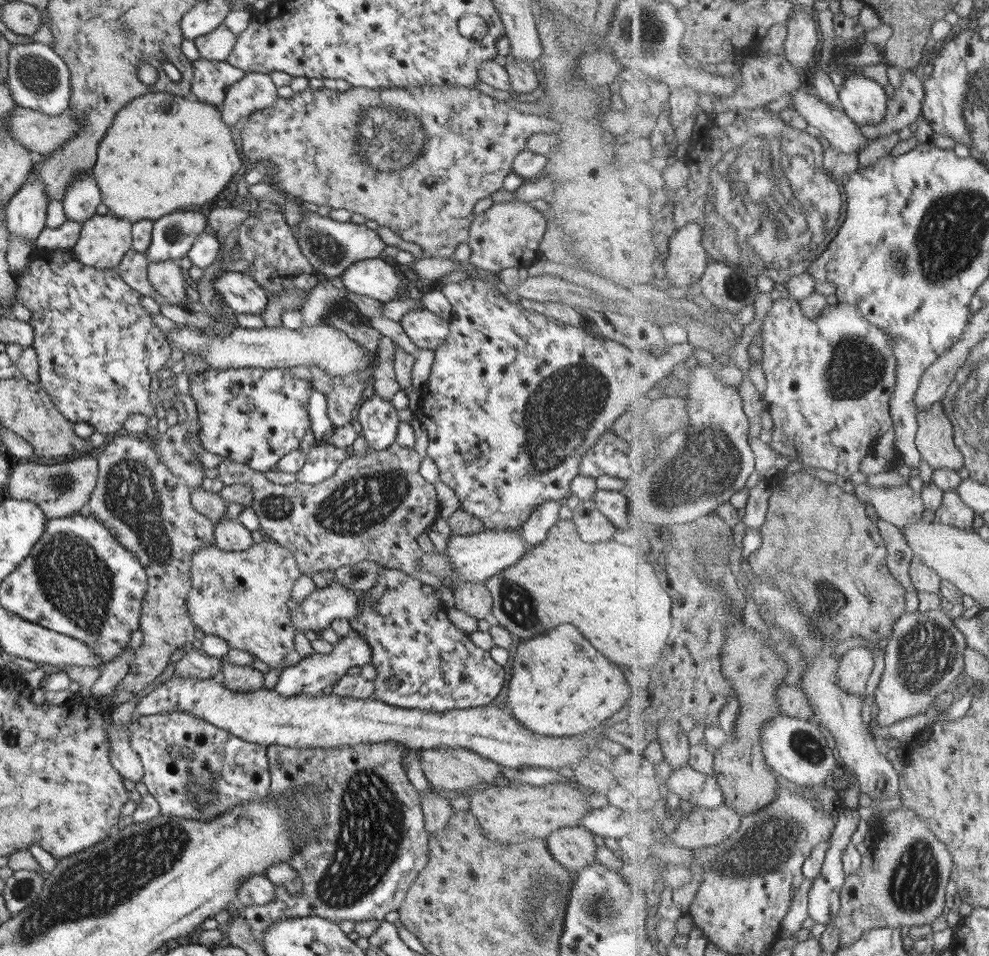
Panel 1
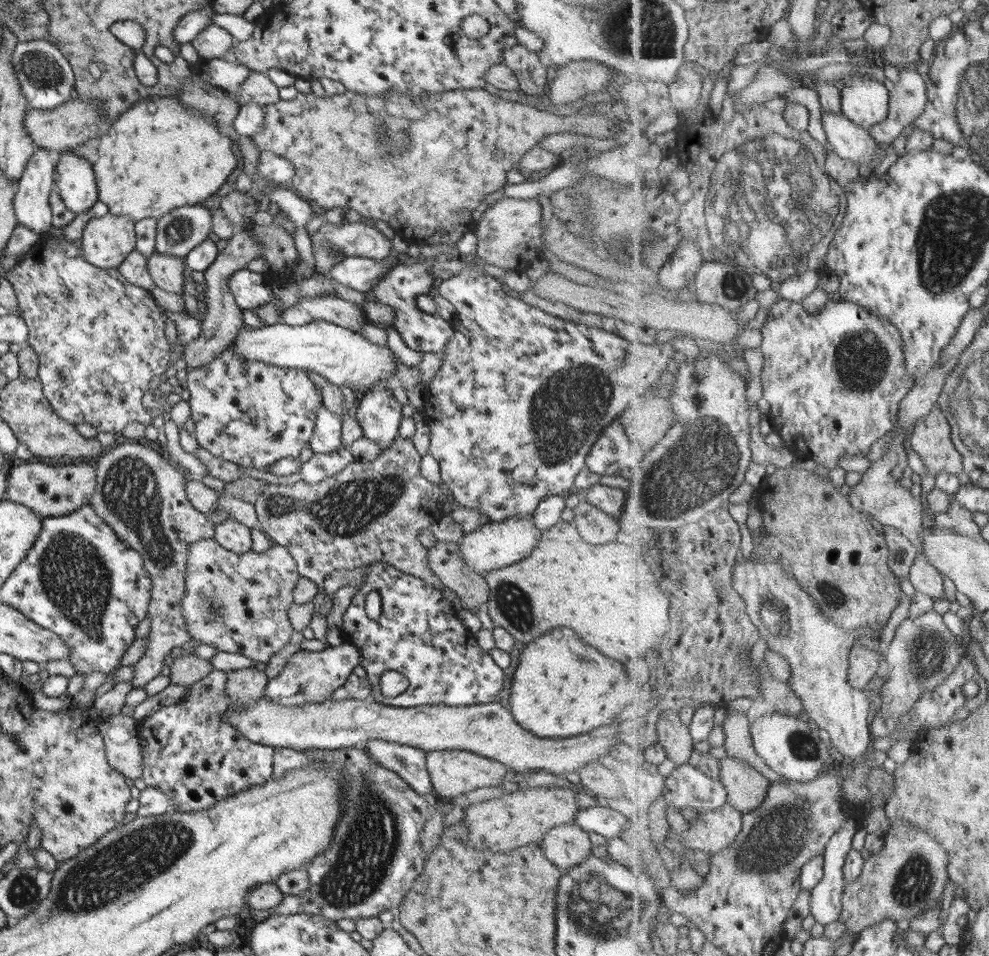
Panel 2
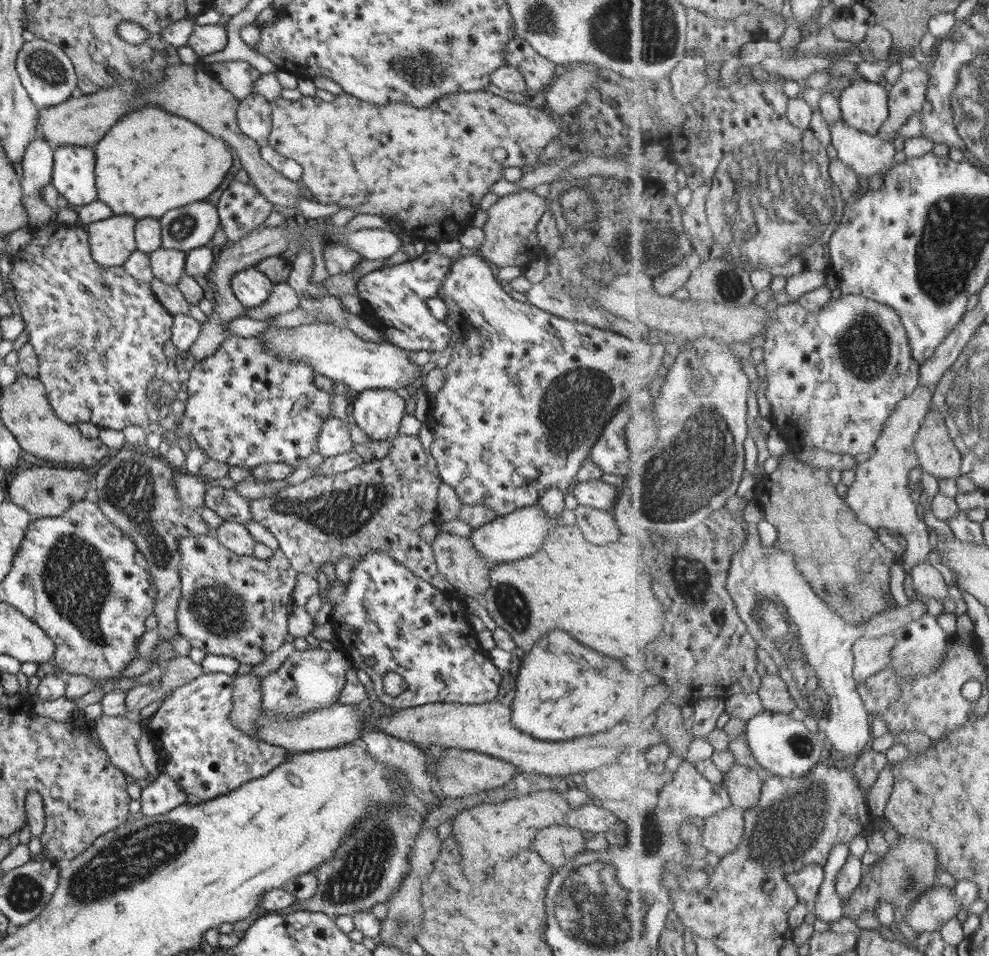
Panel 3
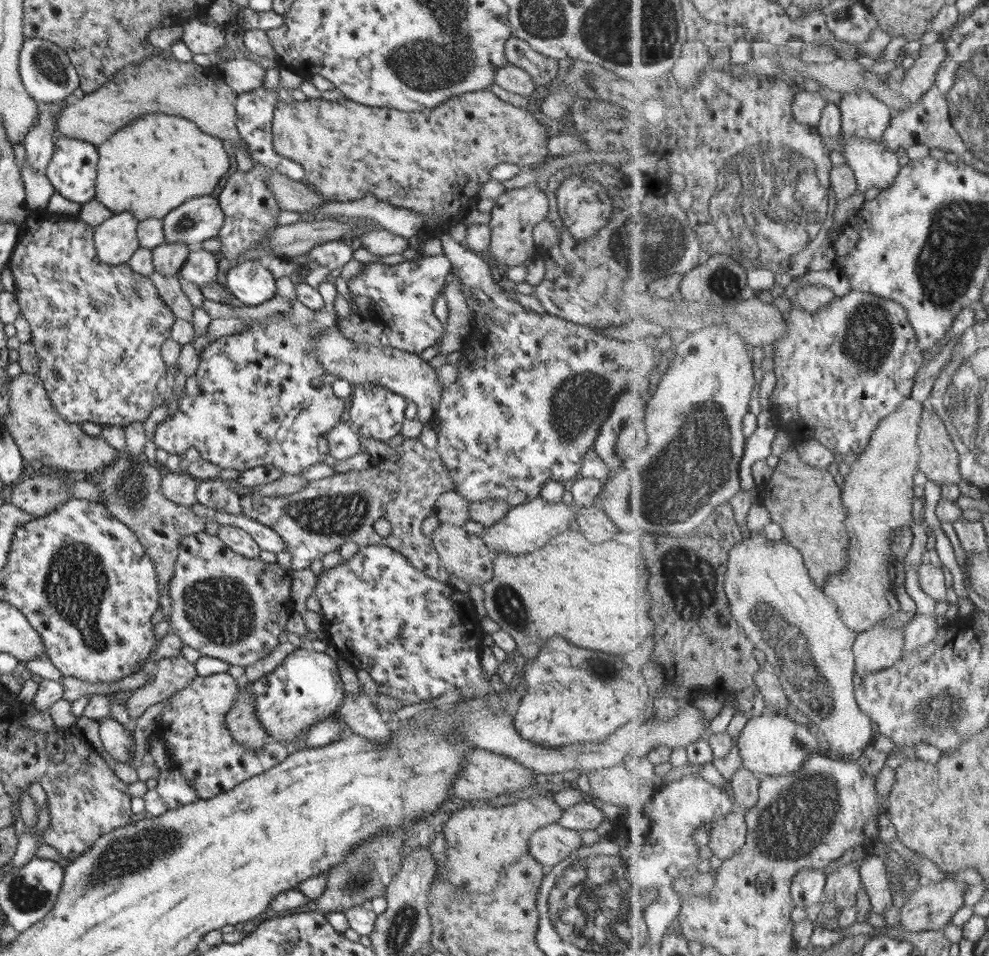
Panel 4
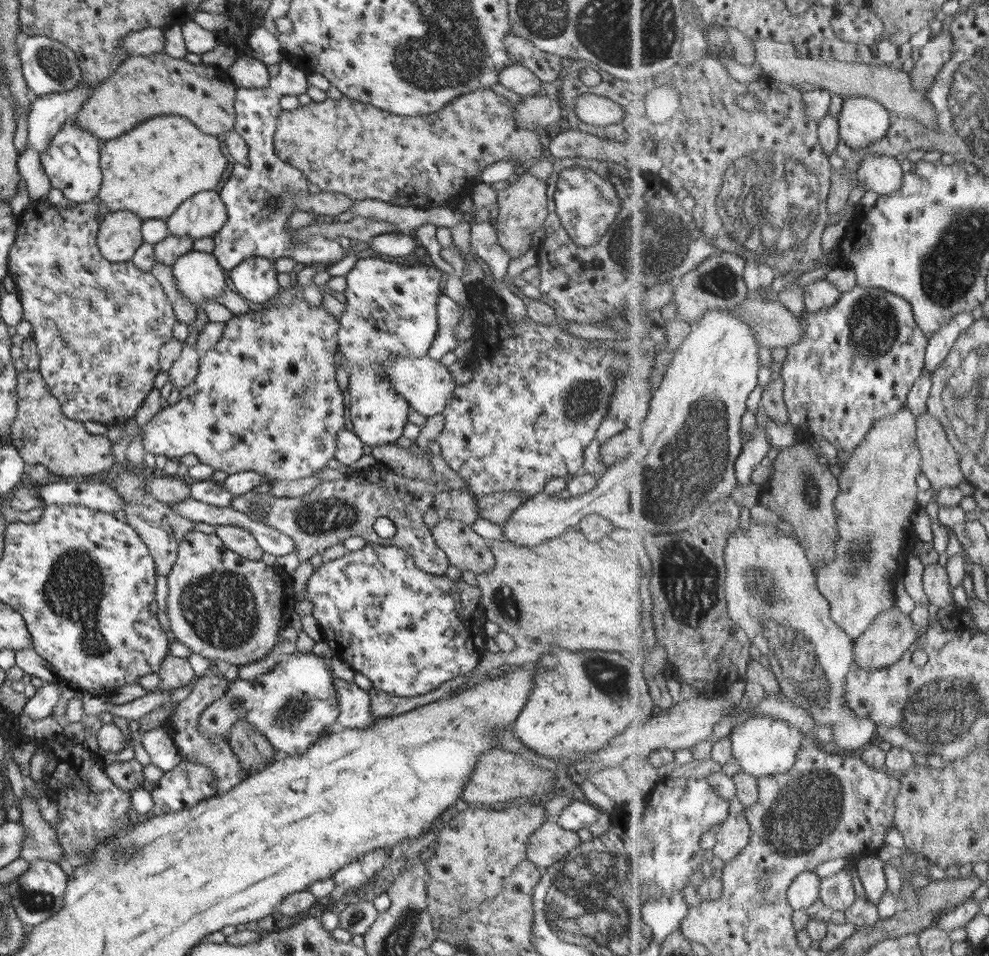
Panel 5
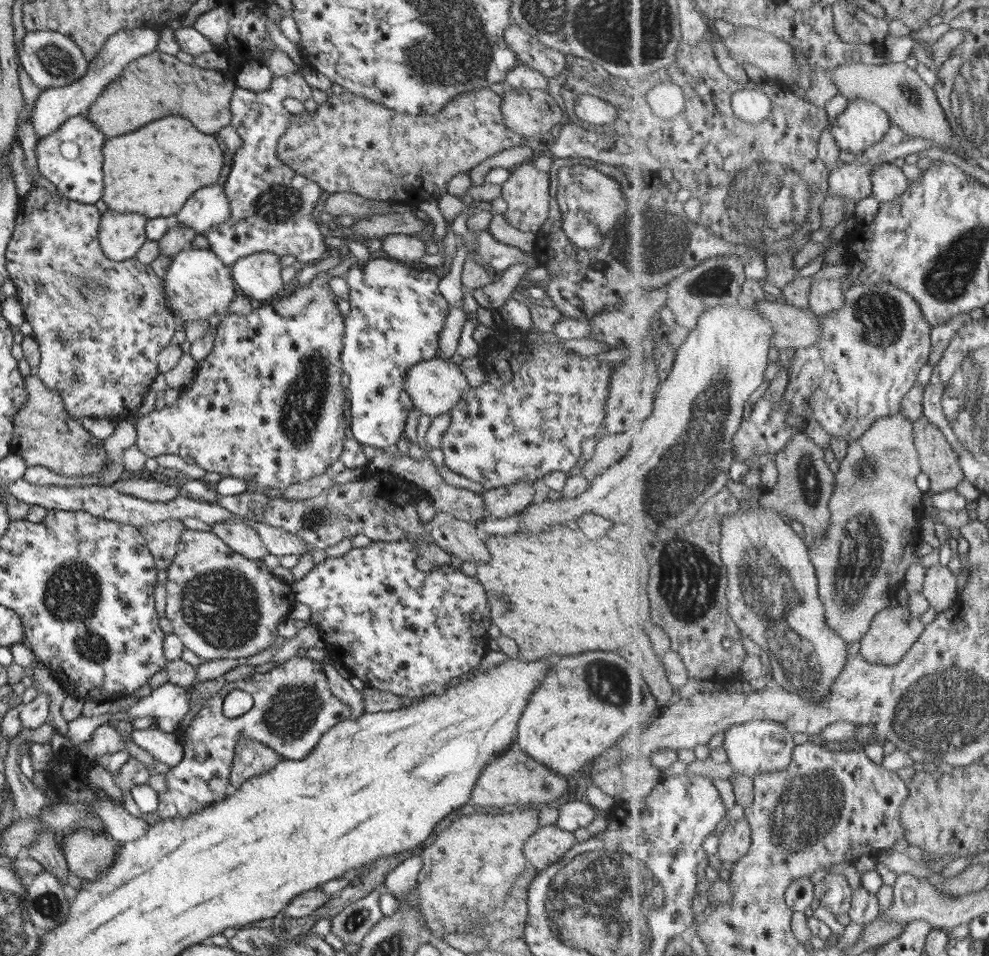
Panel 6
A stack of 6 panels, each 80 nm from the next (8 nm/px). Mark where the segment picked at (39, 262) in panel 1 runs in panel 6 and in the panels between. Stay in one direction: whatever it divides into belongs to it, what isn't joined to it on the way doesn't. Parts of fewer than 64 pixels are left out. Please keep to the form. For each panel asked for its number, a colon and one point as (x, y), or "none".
2: (99, 339)
3: (98, 333)
4: (97, 329)
5: (98, 325)
6: (99, 324)

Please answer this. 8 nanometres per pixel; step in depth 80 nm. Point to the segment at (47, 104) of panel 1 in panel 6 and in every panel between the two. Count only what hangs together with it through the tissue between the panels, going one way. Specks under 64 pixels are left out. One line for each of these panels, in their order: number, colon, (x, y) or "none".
2: (45, 79)
3: (45, 73)
4: (45, 71)
5: (47, 66)
6: (51, 60)

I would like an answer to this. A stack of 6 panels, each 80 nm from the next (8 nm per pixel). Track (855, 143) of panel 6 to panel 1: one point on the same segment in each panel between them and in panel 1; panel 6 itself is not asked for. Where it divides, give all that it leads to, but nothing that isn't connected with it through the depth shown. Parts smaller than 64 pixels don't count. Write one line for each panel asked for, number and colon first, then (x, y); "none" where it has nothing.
1: (866, 102)
2: (865, 102)
3: (865, 106)
4: (865, 116)
5: (863, 120)

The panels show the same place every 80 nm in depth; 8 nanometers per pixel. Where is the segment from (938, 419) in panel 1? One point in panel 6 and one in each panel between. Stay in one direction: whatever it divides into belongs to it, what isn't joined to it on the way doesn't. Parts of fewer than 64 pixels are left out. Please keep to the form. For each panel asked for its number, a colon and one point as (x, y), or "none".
2: (931, 438)
3: (939, 457)
4: (940, 463)
5: (941, 467)
6: (940, 461)

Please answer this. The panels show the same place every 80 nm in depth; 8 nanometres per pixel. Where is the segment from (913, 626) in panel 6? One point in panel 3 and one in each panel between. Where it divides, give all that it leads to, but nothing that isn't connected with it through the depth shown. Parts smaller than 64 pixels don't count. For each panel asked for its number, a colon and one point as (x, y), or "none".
3: (872, 655)
4: (880, 647)
5: (885, 642)

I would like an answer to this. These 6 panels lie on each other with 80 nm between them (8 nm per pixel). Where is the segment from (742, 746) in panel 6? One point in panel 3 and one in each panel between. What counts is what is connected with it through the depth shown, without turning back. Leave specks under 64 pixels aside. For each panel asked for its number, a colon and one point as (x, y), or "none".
3: (785, 747)
4: (772, 743)
5: (764, 746)

